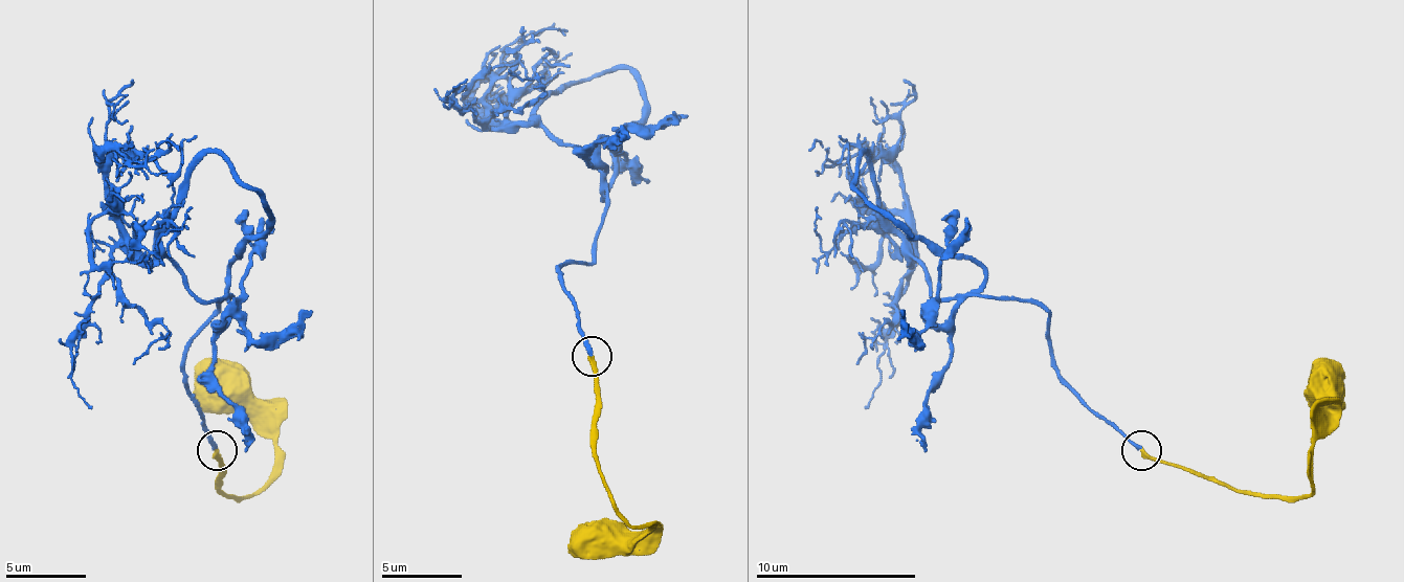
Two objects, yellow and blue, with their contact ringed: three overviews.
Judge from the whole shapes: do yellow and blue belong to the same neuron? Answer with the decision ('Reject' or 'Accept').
Accept

